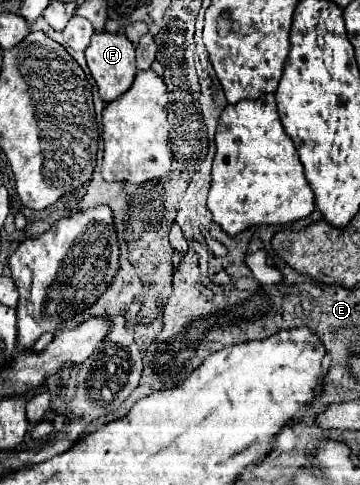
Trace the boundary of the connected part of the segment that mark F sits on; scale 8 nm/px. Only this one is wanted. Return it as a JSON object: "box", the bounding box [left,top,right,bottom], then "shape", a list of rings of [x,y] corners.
{"box":[85,31,137,103],"shape":[[[107,31],[93,33],[91,43],[85,49],[85,57],[87,57],[89,71],[99,87],[99,95],[103,101],[109,103],[109,101],[117,99],[119,95],[123,95],[131,87],[135,73],[137,73],[137,69],[135,69],[135,45],[123,33],[107,33]]]}

